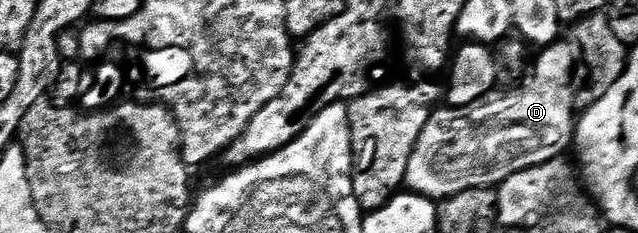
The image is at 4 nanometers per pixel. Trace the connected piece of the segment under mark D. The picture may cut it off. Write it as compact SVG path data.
M559 40L545 47L538 59L533 59L532 69L522 79L521 83L510 88L507 94L502 94L499 98L491 97L489 100L483 100L473 106L459 106L457 108L438 108L433 111L424 124L424 132L420 132L420 140L416 140L416 148L412 152L412 160L408 160L408 172L406 173L405 189L411 194L419 194L431 200L441 200L451 198L460 192L468 192L472 188L497 188L502 185L508 176L516 172L524 172L533 166L539 166L545 162L551 162L553 158L565 155L565 150L571 149L574 140L574 127L576 125L576 113L574 114L574 65L577 67L580 62L580 55L570 40Z

